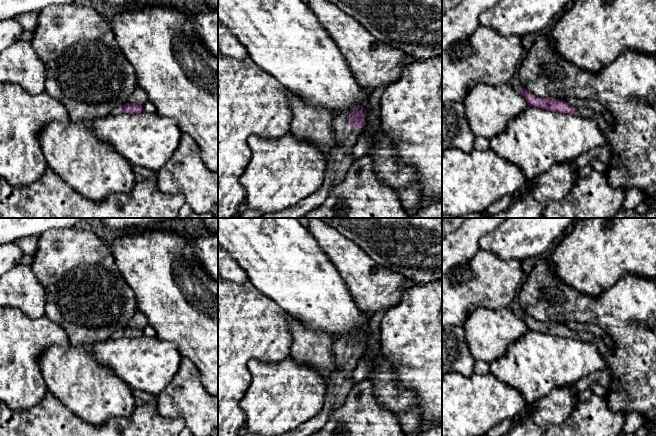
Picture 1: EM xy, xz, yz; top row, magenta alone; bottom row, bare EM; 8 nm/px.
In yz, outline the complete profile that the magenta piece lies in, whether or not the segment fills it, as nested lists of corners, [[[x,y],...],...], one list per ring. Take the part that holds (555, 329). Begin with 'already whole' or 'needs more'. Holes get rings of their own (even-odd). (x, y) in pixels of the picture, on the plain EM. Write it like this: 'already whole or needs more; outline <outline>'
needs more; outline [[[521,312],[520,316],[529,330],[550,334],[552,336],[569,337],[580,341],[588,340],[594,343],[598,347],[600,354],[608,360],[610,349],[598,336],[587,333],[586,331],[572,330],[566,325],[556,322],[541,322],[524,312]]]

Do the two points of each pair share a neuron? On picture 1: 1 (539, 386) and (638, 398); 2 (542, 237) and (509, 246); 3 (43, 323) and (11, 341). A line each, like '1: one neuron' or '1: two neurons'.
1: two neurons
2: one neuron
3: one neuron

